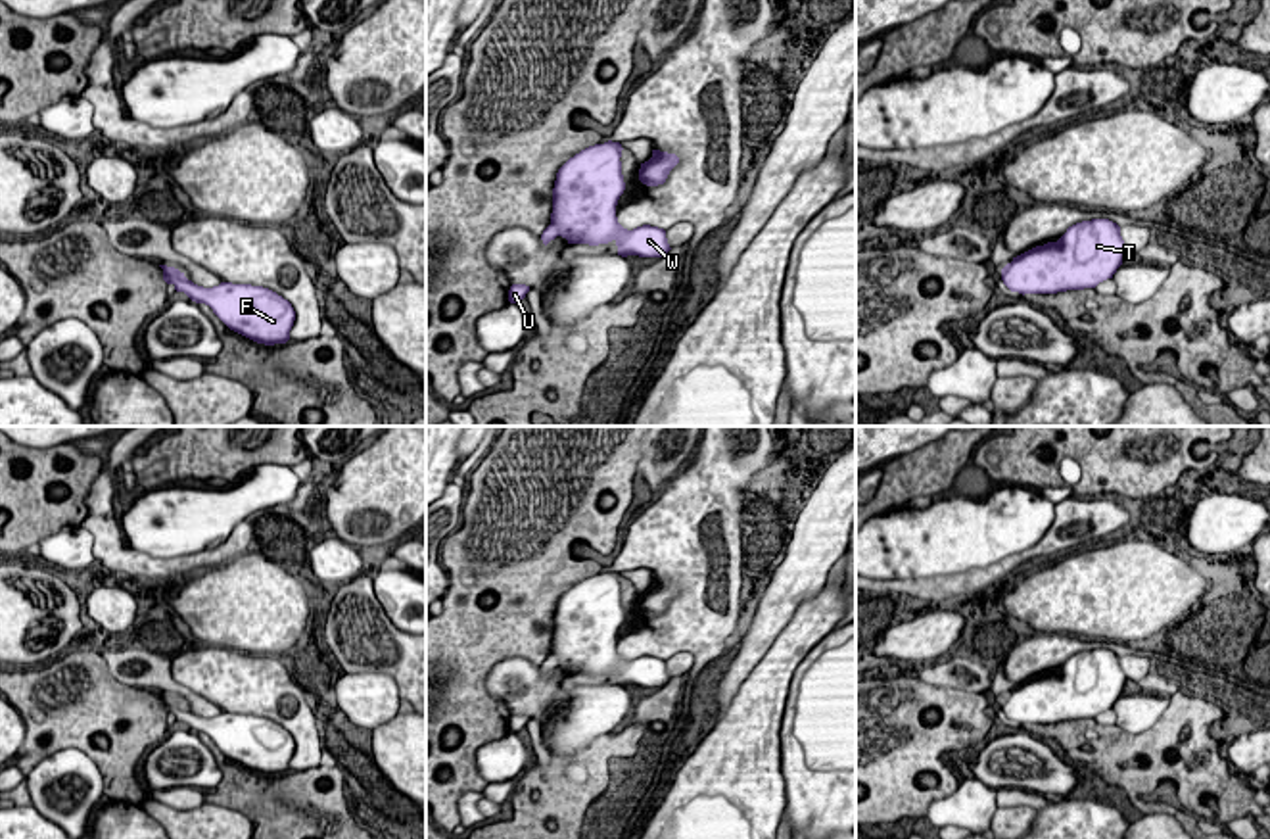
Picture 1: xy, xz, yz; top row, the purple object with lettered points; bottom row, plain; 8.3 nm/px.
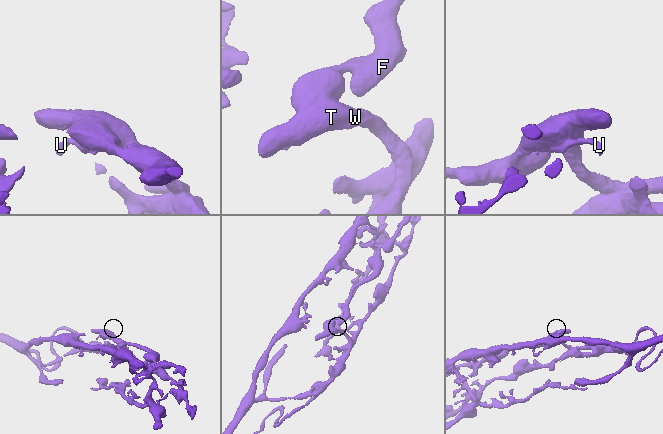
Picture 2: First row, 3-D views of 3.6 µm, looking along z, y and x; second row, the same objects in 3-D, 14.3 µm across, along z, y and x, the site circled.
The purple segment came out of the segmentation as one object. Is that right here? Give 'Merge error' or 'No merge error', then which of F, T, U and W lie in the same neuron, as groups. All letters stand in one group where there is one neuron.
Merge error. Groups: F / T U W

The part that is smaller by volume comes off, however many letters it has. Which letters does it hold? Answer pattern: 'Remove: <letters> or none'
Remove: F

